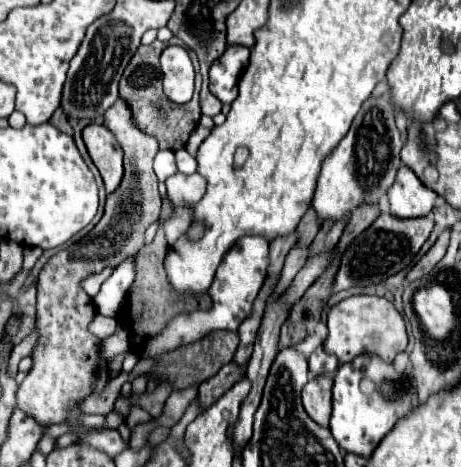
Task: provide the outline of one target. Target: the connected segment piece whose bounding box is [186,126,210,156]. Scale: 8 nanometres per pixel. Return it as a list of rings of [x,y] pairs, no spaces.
[[[198,126],[198,128],[192,132],[192,136],[190,136],[190,140],[188,140],[186,150],[188,150],[192,156],[196,156],[198,146],[206,140],[206,136],[208,136],[208,134],[210,134],[210,128],[202,128],[202,126]]]

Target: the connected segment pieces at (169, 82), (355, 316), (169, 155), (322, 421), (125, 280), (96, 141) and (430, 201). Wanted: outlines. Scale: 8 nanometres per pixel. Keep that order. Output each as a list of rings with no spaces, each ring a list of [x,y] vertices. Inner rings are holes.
[[[168,46],[160,62],[164,94],[176,104],[186,104],[194,94],[194,68],[188,52],[182,46]]]
[[[350,296],[328,312],[328,338],[324,342],[326,352],[334,354],[340,362],[352,362],[360,354],[376,354],[378,358],[392,362],[398,352],[406,350],[408,336],[404,318],[394,308],[394,304],[380,296]],[[374,332],[376,332],[376,348],[374,348]]]
[[[158,152],[154,158],[154,172],[160,182],[164,182],[168,176],[176,174],[176,162],[174,162],[174,152]]]
[[[322,374],[312,378],[302,388],[302,404],[308,416],[324,428],[328,426],[330,412],[332,412],[332,384],[334,384],[334,376]]]
[[[128,256],[118,264],[112,276],[102,284],[98,296],[93,298],[97,312],[102,315],[114,317],[126,302],[126,292],[134,282],[134,256]]]
[[[88,124],[82,132],[92,162],[100,170],[106,192],[114,192],[122,180],[122,148],[104,124]]]
[[[400,166],[398,176],[388,192],[390,214],[398,218],[426,216],[434,208],[436,198],[438,194],[426,188],[410,168]]]

